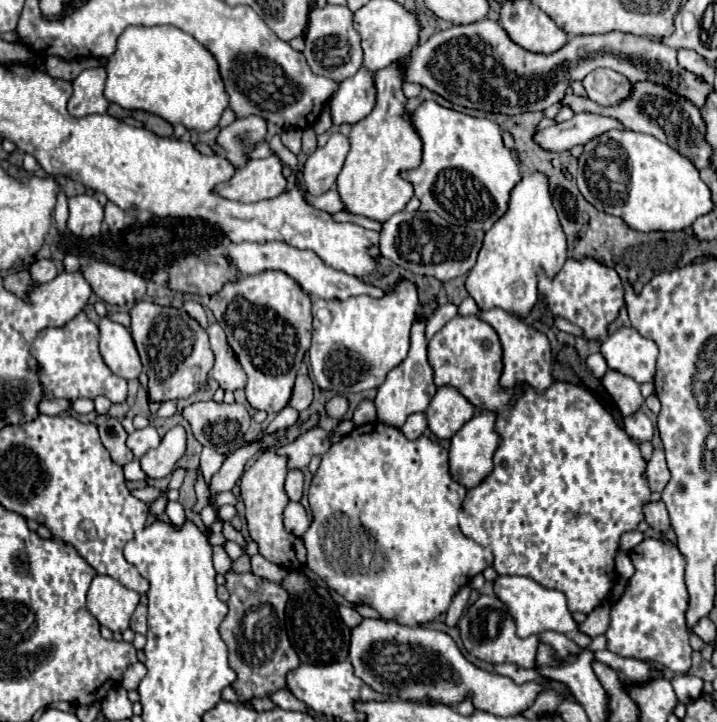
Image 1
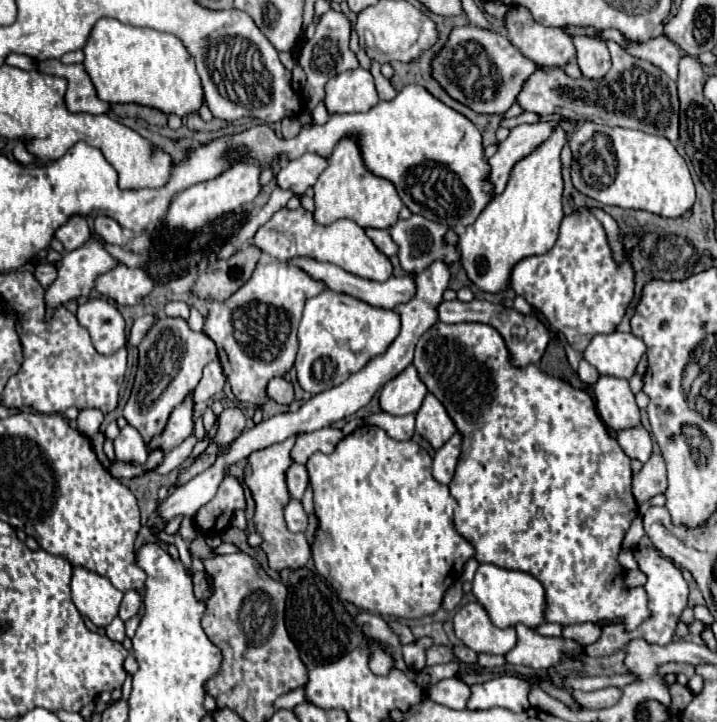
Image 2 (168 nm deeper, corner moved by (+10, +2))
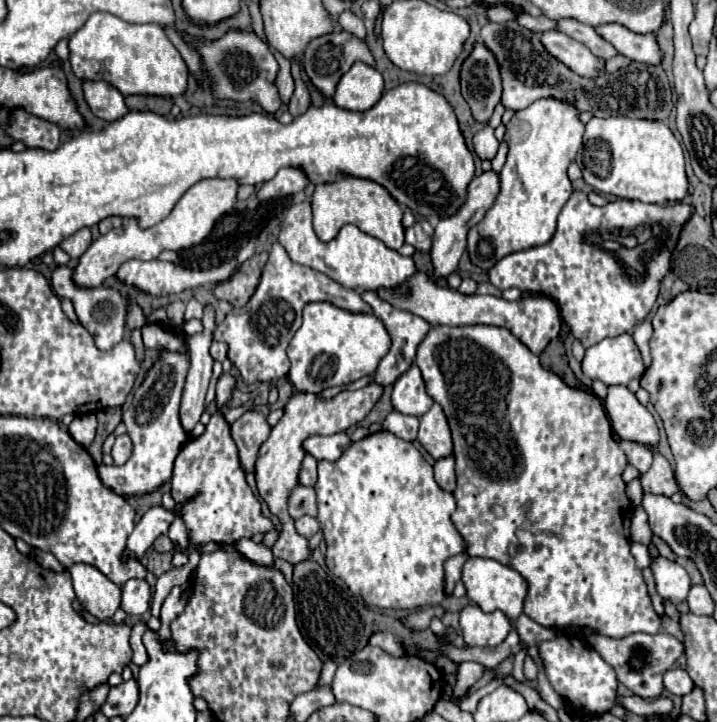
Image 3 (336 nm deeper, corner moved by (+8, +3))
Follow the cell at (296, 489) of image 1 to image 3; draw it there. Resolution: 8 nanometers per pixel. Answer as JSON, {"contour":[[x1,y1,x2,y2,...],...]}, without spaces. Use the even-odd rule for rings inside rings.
{"contour":[[306,454,304,462,302,462,302,470,300,470,300,484,304,484,304,486,316,484,316,464,318,464,318,460,314,456]]}

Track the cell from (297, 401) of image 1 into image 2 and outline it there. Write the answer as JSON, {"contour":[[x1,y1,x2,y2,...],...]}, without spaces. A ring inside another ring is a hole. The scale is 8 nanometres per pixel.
{"contour":[[272,379,268,383,268,397,280,405,290,405,294,401,294,387,286,379]]}

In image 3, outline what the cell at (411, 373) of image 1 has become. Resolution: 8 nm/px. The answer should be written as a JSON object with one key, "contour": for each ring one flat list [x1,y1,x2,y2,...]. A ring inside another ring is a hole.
{"contour":[[416,364,410,366,396,382,392,390,392,404,398,412,402,414,412,414,412,416,422,416,426,414,434,400,426,394,424,380,420,376,420,368]]}

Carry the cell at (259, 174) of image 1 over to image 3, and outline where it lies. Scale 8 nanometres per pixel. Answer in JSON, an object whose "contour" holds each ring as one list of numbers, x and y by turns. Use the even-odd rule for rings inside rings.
{"contour":[[206,178,196,182,178,200,170,216,166,216,156,226,144,230,138,226,138,218,126,218,120,228,114,228,106,236,100,236,98,240,94,240,90,248,80,256,80,262,74,270,74,282,84,288,94,288,94,286,100,286,106,278,114,276,118,268,132,258,152,260,152,258,158,258,158,254,164,250,184,250,200,244,210,234,216,220,222,214,232,210,232,206,236,204,236,192,238,192,238,184,234,180]]}

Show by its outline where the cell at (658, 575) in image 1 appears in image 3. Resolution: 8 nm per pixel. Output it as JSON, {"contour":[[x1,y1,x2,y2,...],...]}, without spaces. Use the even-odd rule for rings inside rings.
{"contour":[[660,556,652,560,652,572,656,578,658,594,664,600,670,600,674,604,680,604,686,600,690,590,690,576,678,562,672,562]]}

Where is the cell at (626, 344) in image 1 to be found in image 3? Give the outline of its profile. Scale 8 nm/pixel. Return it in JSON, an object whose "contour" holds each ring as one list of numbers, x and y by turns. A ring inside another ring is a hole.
{"contour":[[620,334,586,348,582,372,586,378,602,380,606,386,626,386,632,378,644,374,644,362,632,336]]}

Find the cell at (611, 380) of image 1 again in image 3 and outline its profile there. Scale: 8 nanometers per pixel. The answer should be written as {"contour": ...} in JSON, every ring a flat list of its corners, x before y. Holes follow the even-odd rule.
{"contour":[[610,386,604,400,604,408,612,430,630,442,638,442,650,448,656,448,660,442,660,432,654,416,638,402,634,392,626,386]]}

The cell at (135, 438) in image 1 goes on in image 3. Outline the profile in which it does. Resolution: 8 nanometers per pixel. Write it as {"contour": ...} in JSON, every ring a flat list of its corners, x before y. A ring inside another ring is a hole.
{"contour":[[128,434,118,436,118,438,116,438,116,444,114,444,114,448,112,448,114,464,116,464,116,466,124,464,124,462,130,458,130,454,132,454,132,442,130,442]]}

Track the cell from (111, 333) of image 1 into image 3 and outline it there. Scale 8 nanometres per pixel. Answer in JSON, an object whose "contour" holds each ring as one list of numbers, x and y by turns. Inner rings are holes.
{"contour":[[58,266,52,274,52,288,60,298,68,298,74,302,76,314,80,316,80,324,94,336,96,346,100,350,110,350,114,348,118,342,122,342,124,338,124,330,126,330,126,300,120,296,118,290,107,286,100,288,82,288,76,286,72,280,74,270,68,266]]}

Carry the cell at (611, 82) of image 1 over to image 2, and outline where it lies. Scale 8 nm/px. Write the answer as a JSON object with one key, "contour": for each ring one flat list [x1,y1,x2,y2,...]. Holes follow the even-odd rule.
{"contour":[[582,39,576,45,576,61,584,79,598,81,610,71,610,53,602,41]]}

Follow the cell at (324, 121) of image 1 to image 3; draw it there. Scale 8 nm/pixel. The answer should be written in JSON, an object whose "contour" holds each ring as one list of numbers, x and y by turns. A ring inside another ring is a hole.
{"contour":[[340,30,340,32,334,32,334,34,326,34,326,36,314,38,306,46,306,50,304,50,304,72,308,74,308,78,312,80,312,84,326,98,332,98,334,96,334,90,336,90,336,84,340,82,340,78,350,70,350,66,356,60,362,60,362,62,374,66,374,58,372,58,368,46,360,38,356,38,354,34,348,34,348,32]]}

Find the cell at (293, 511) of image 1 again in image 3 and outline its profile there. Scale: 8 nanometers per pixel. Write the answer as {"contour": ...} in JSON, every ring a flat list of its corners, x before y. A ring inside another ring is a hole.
{"contour":[[302,516,302,518,296,520,296,530,298,530,300,536,310,538,310,536,314,536,314,534,320,530,320,524,318,524,318,520,312,518,312,516]]}

